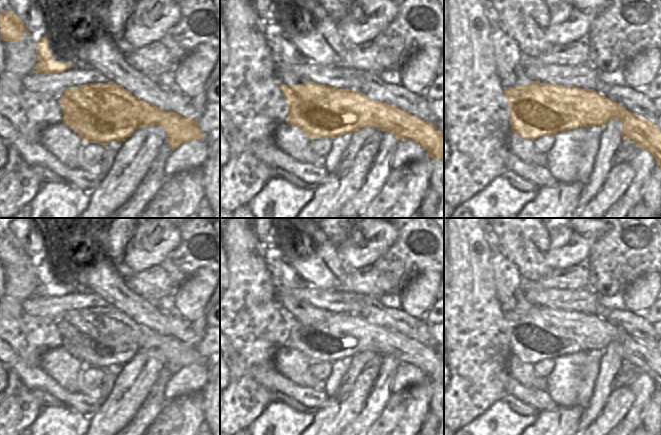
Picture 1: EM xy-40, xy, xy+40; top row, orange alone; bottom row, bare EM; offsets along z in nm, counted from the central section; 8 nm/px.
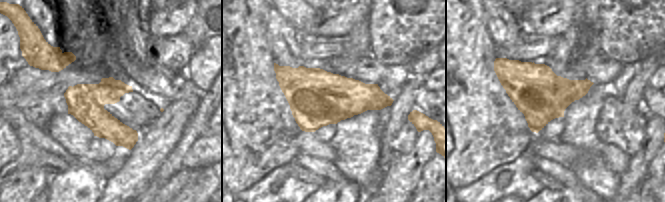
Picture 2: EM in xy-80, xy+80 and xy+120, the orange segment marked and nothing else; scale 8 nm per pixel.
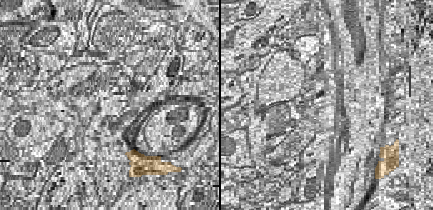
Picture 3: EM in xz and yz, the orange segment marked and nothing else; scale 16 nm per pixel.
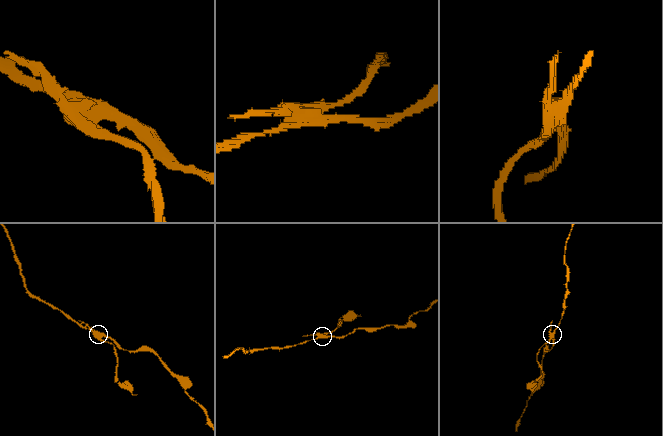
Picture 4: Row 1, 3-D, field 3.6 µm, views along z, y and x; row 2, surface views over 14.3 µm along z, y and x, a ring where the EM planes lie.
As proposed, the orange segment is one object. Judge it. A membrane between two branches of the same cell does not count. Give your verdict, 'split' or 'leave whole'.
split

